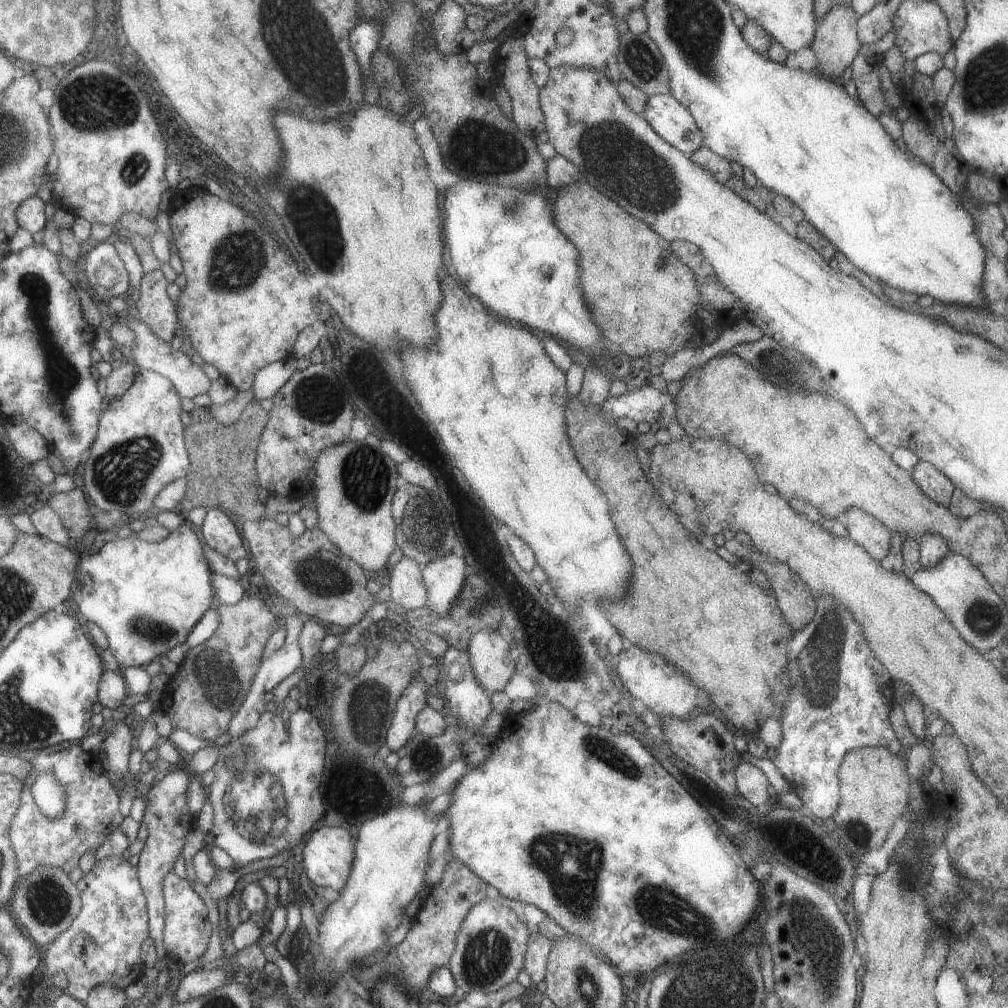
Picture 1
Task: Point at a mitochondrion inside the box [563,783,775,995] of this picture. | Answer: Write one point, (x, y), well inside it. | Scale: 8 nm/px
(692, 923)

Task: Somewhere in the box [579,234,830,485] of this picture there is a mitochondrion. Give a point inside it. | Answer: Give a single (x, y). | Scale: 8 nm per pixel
(798, 374)

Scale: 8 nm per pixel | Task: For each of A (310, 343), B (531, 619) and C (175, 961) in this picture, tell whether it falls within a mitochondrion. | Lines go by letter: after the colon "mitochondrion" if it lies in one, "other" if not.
A: other
B: mitochondrion
C: other

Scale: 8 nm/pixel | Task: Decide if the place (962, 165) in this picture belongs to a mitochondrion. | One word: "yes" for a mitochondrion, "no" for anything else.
no

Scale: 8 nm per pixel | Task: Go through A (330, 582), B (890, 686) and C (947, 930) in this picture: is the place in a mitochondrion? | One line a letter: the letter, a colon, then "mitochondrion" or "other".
A: mitochondrion
B: other
C: other

